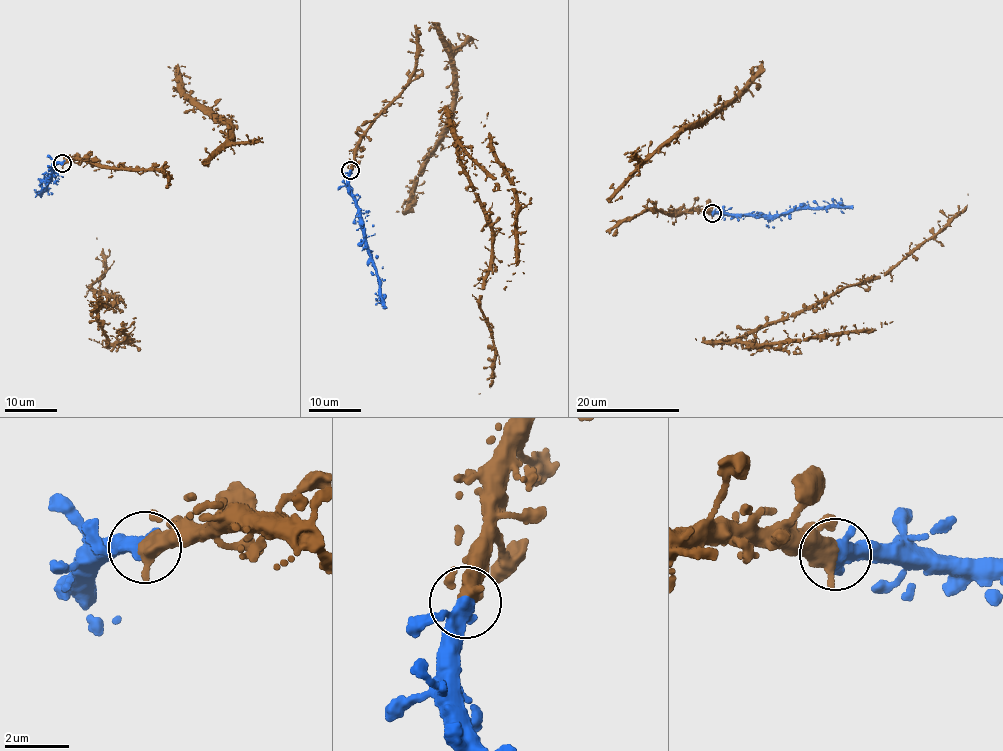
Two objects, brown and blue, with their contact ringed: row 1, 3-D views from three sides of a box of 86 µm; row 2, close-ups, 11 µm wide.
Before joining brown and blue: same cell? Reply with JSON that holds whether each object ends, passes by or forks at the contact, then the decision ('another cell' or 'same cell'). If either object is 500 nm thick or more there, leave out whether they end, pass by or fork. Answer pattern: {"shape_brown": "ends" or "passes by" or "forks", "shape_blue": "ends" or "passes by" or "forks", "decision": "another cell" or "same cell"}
{"decision": "same cell"}

